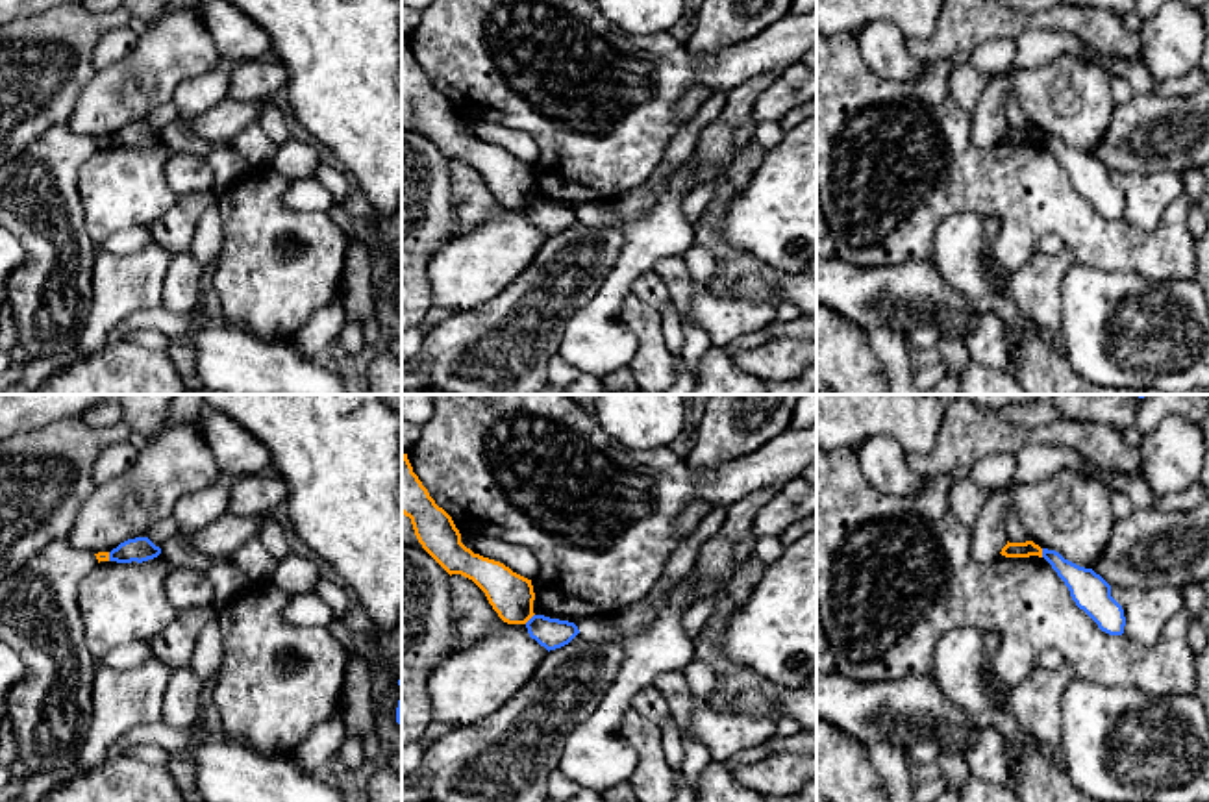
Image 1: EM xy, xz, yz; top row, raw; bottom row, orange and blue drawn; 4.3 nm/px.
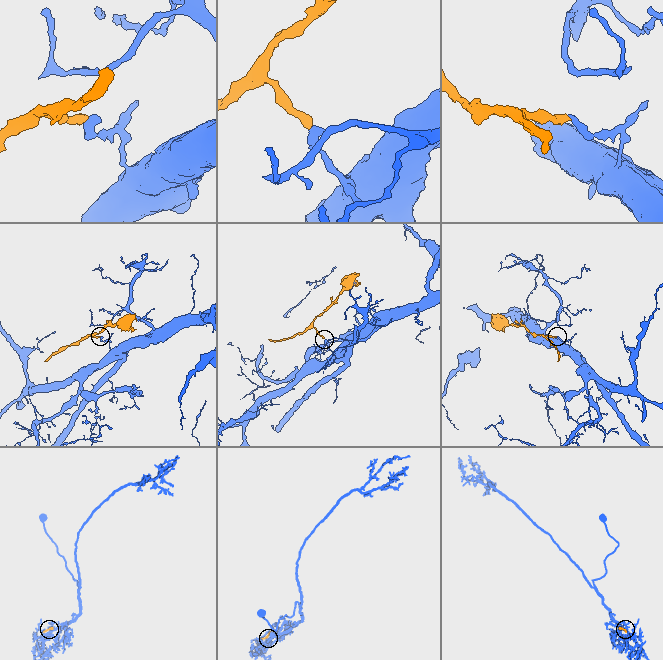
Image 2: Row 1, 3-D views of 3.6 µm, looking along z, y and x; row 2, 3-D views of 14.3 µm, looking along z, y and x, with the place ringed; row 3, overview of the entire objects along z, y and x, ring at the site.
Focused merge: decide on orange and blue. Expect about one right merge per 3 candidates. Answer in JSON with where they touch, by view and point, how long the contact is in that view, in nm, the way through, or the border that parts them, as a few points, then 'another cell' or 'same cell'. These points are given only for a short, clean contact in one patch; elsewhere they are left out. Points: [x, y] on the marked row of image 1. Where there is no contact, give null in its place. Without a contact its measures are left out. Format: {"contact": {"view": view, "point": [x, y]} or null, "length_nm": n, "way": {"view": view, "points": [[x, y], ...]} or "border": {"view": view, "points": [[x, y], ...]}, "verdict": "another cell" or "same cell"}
{"contact": {"view": "xz", "point": [528, 619]}, "length_nm": 60, "border": {"view": "xz", "points": [[534, 614], [524, 623]]}, "verdict": "another cell"}

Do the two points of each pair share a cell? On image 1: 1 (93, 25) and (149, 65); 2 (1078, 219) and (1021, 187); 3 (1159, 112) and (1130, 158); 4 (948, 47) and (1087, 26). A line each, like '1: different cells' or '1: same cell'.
1: different cells
2: same cell
3: same cell
4: same cell

